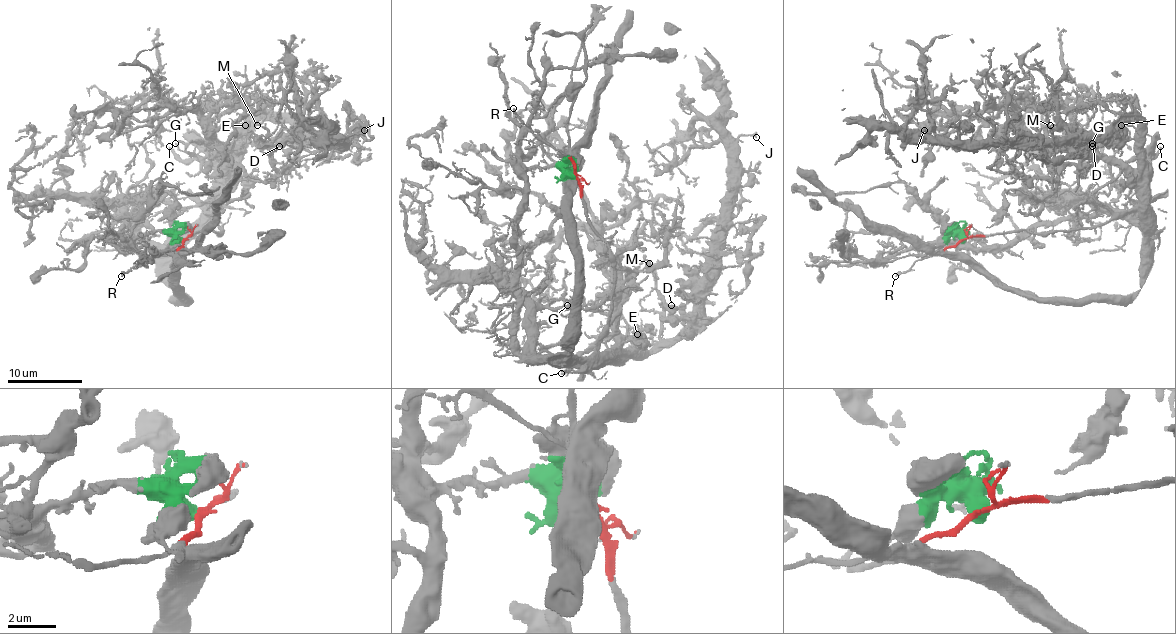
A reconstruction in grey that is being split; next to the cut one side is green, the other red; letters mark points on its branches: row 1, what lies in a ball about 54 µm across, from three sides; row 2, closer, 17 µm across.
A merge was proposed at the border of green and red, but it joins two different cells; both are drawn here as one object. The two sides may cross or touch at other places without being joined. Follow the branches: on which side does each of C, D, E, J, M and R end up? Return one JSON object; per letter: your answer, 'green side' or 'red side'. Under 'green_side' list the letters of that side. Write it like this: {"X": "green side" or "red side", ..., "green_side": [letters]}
{"C": "red side", "D": "green side", "E": "green side", "J": "green side", "M": "green side", "R": "red side", "green_side": ["D", "E", "J", "M"]}

